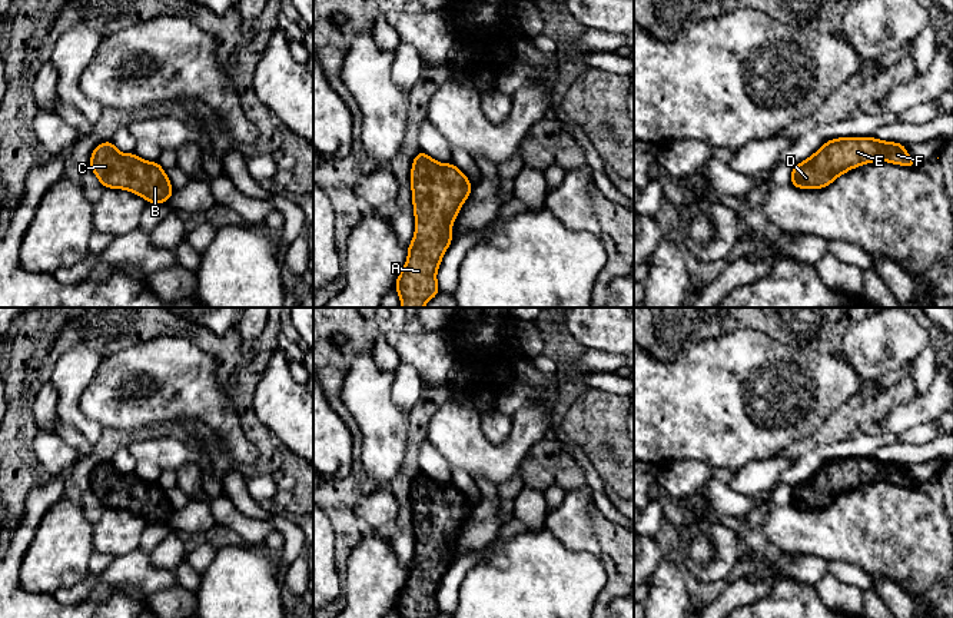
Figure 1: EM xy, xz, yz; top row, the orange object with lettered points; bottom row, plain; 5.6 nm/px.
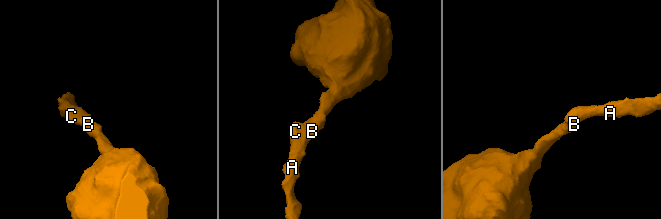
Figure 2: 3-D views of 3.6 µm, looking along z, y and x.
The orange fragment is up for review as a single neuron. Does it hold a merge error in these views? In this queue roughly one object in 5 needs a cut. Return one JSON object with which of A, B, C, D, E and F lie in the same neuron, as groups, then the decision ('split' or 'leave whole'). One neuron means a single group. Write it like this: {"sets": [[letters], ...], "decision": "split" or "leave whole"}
{"sets": [["A", "B", "C", "D", "E", "F"]], "decision": "leave whole"}

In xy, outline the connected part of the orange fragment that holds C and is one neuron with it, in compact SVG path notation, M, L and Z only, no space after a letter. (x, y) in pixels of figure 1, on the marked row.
M112 140L94 147L90 170L104 189L124 189L140 195L147 203L165 203L175 190L157 162L142 160L136 153L120 153Z

